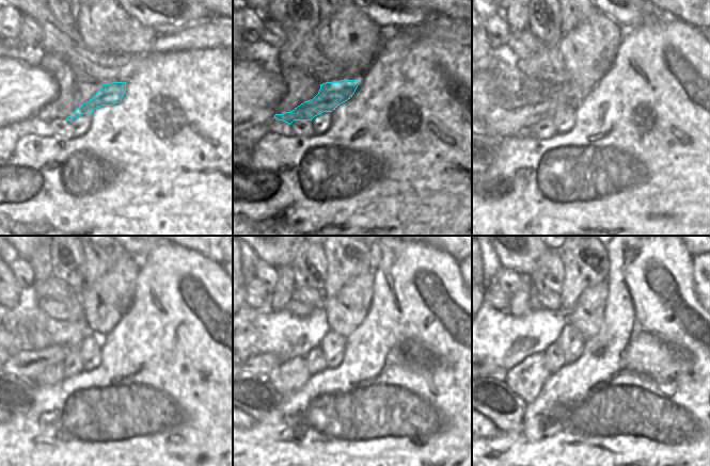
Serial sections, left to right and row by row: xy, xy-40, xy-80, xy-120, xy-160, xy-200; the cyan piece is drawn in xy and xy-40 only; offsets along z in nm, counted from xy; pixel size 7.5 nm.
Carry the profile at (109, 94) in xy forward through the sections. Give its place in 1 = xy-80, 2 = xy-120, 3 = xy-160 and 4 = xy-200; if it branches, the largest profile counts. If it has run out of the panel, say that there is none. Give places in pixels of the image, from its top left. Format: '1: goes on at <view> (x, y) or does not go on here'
1: goes on at xy-80 (500, 122)
2: goes on at xy-120 (28, 365)
3: goes on at xy-160 (262, 365)
4: goes on at xy-200 (493, 370)

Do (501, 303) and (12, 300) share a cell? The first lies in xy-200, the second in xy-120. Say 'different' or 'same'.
same

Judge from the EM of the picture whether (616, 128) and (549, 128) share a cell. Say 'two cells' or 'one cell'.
two cells

